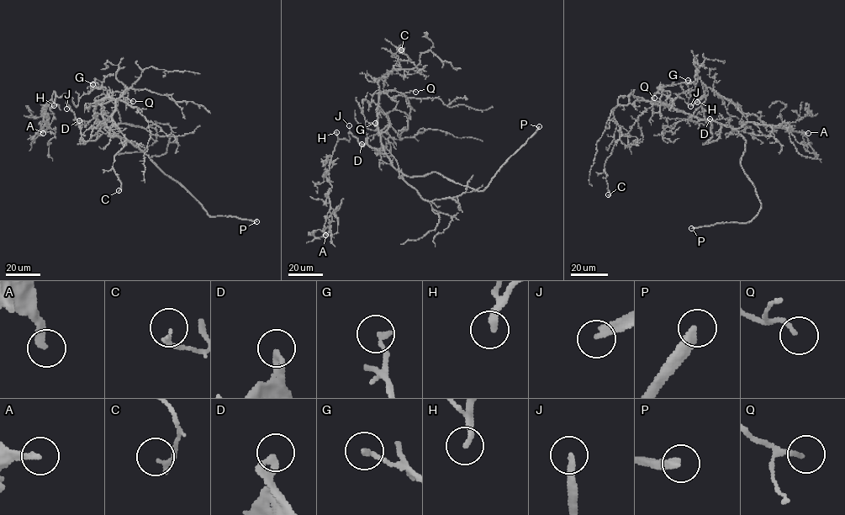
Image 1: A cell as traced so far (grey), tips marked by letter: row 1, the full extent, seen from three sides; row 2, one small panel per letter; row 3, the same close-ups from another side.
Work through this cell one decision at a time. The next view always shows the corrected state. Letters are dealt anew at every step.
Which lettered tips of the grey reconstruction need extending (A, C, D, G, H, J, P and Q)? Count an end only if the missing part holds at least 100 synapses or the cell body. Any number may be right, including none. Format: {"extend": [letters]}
{"extend": ["H", "J", "P"]}

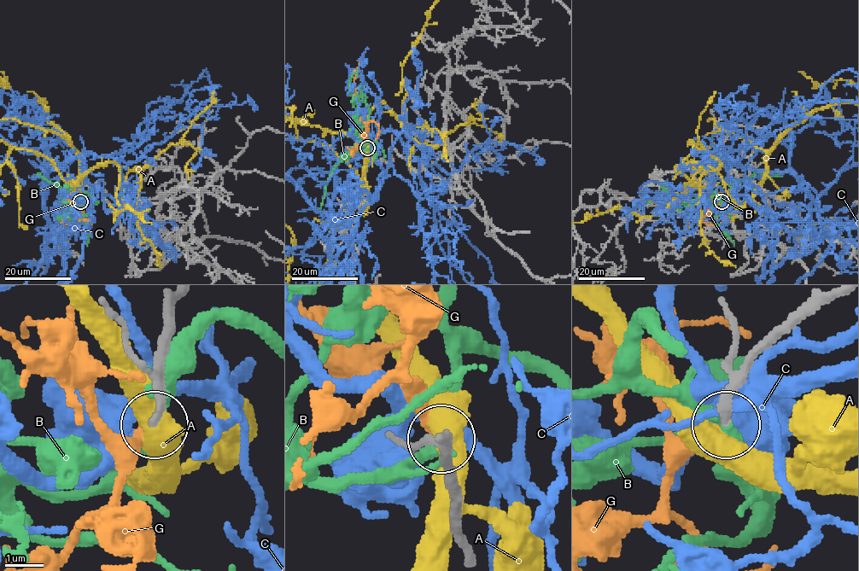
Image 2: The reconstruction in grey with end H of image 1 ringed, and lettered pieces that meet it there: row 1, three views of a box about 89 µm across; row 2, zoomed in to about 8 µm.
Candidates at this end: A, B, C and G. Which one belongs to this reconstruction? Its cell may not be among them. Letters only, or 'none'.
G

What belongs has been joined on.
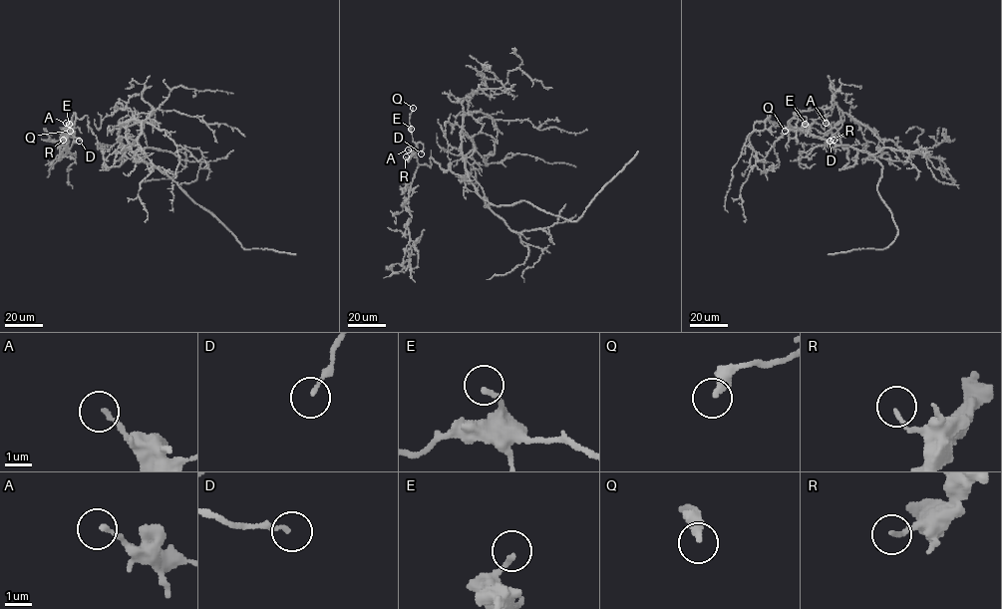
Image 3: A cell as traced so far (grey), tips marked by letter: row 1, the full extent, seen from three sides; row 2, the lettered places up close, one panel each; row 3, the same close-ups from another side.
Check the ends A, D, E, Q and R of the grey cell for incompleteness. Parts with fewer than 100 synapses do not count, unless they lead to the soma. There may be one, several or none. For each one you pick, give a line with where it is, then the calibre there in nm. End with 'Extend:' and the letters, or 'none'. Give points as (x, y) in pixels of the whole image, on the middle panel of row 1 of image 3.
Extend: none

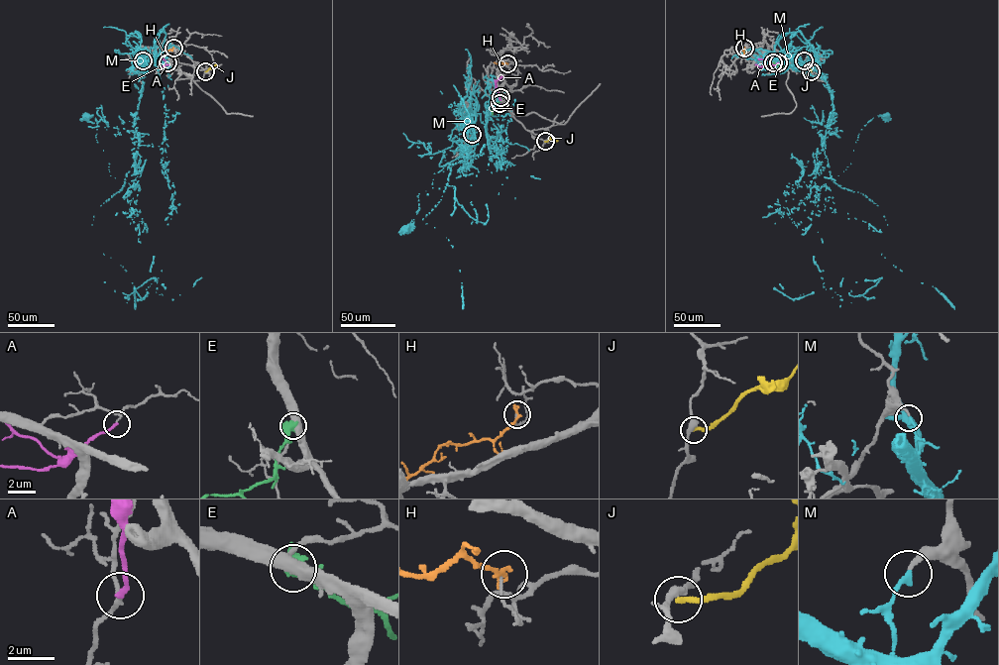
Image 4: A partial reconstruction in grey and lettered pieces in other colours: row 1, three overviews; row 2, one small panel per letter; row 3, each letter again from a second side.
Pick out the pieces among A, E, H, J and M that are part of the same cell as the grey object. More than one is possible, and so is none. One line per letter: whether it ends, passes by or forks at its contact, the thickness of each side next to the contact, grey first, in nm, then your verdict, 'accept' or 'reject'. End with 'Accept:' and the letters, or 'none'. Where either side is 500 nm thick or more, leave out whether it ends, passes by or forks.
A: it ends; calibres 130 and 200 nm; reject
E: calibres 440 and 500 nm; reject
H: it ends; calibres 100 and 240 nm; reject
J: it ends; calibres 320 and 240 nm; reject
M: it ends; calibres 200 and 240 nm; reject
Accept: none

